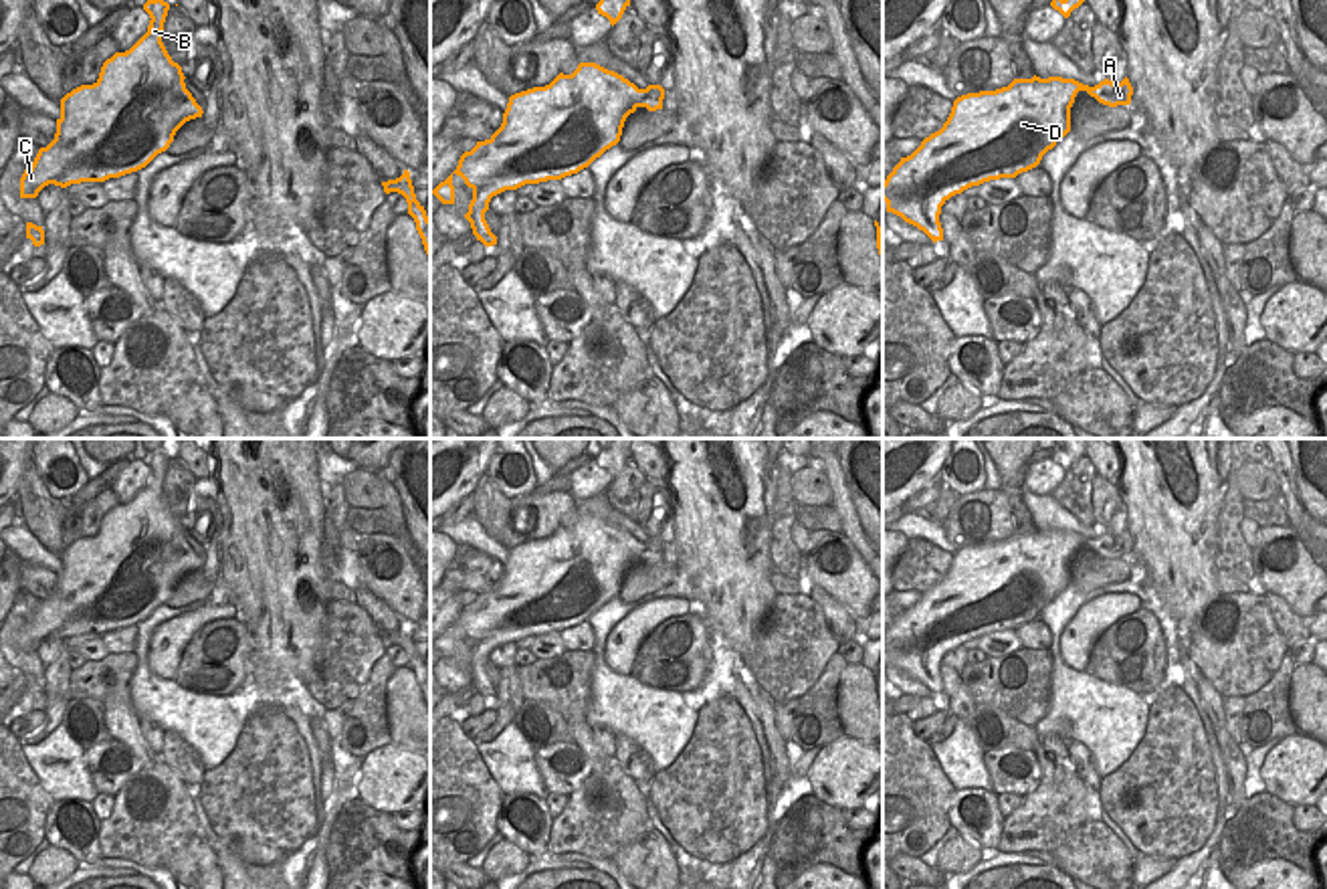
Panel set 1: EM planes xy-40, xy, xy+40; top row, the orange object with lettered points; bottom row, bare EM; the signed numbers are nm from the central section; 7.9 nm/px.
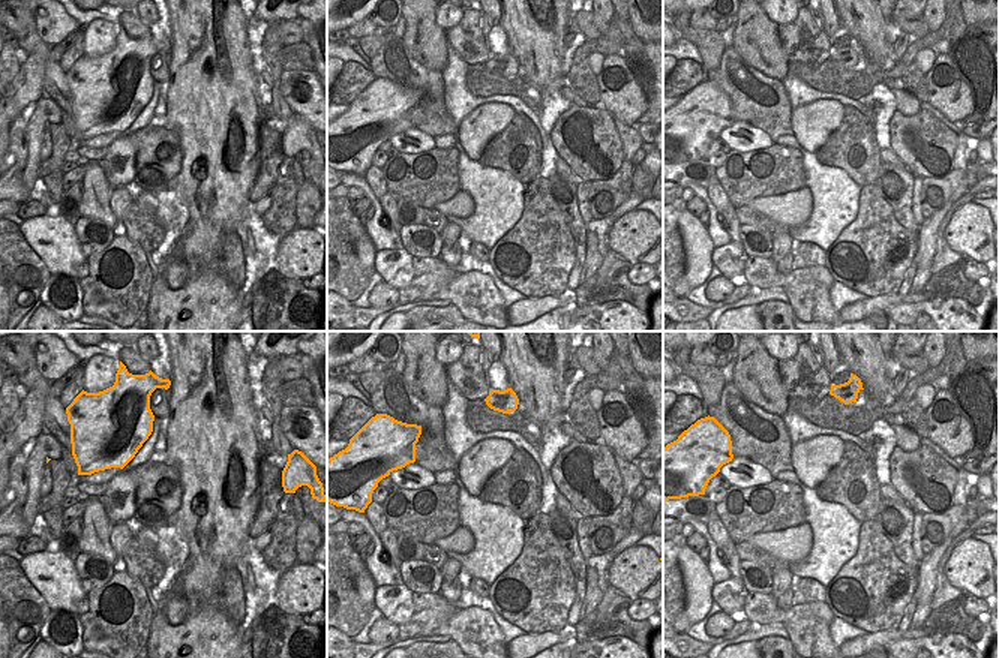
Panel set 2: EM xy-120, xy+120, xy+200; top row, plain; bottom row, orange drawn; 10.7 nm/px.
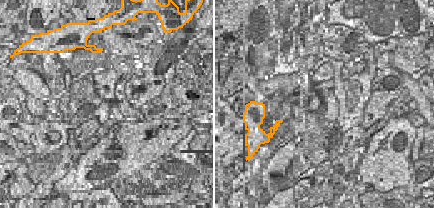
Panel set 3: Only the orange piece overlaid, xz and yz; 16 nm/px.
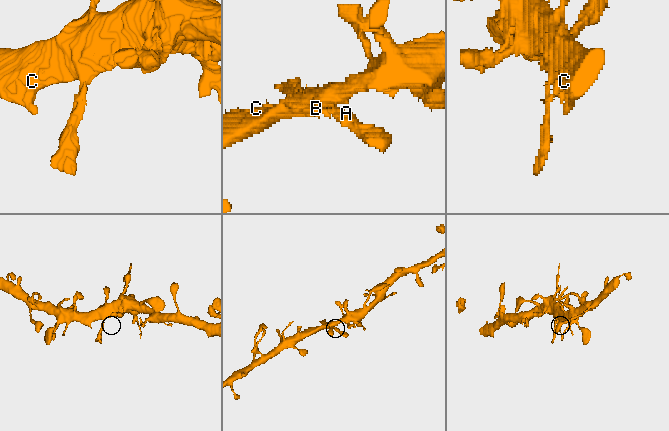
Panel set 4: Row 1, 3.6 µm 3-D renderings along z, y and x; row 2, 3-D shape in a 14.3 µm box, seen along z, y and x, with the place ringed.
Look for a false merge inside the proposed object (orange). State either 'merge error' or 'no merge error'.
no merge error

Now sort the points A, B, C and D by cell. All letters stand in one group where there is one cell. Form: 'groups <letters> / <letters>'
groups A B C D

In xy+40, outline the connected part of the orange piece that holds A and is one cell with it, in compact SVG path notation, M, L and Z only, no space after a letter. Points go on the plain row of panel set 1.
M1034 527L996 544L957 550L943 580L901 610L883 634L887 665L933 695L943 693L941 659L972 638L1036 620L1070 584L1079 544L1109 560L1129 558L1133 548L1127 529L1089 539L1075 531Z

